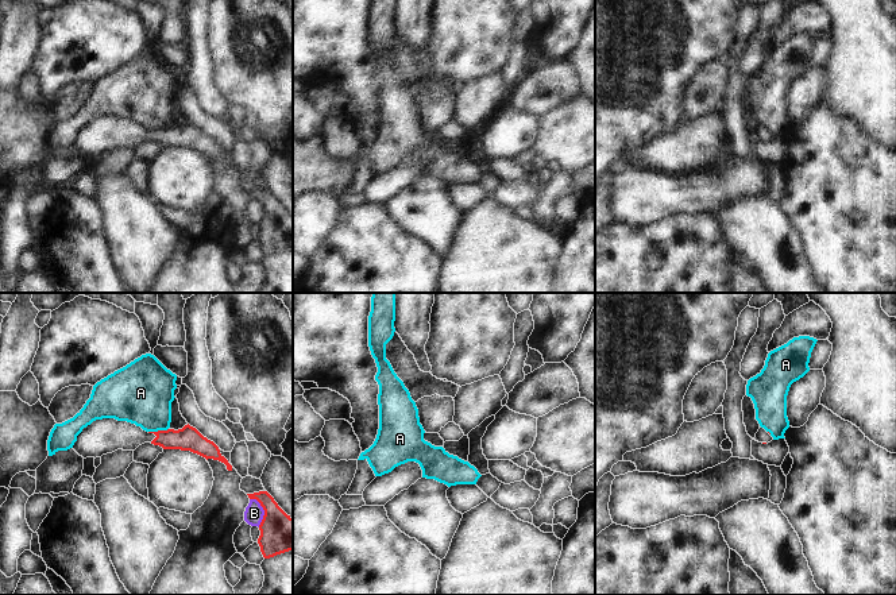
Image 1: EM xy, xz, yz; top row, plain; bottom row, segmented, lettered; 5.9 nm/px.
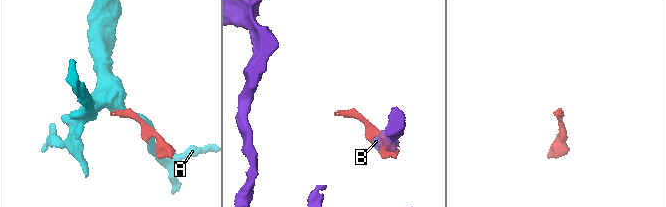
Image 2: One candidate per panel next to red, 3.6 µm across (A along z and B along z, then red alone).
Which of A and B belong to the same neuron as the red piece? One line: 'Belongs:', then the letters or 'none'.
Belongs: none

